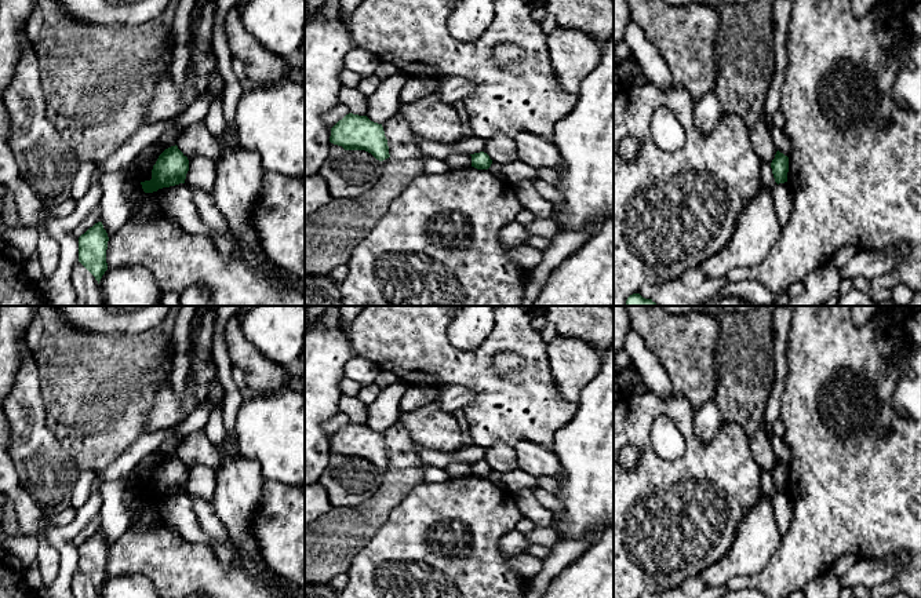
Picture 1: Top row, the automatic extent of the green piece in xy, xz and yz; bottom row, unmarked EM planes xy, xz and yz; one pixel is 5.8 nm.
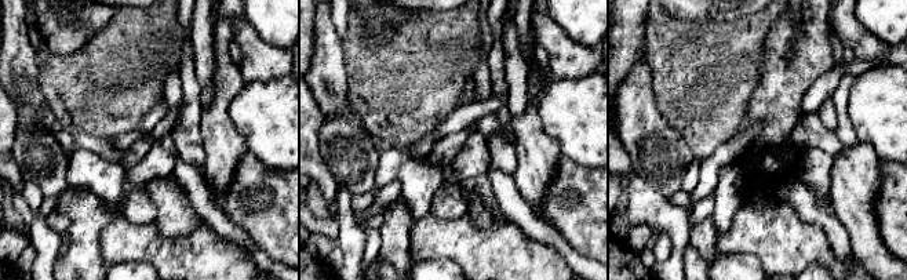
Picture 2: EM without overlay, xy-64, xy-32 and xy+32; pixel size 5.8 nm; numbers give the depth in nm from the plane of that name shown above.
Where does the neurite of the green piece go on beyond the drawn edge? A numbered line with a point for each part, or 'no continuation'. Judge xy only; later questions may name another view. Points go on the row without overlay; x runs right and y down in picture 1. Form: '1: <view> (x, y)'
no continuation

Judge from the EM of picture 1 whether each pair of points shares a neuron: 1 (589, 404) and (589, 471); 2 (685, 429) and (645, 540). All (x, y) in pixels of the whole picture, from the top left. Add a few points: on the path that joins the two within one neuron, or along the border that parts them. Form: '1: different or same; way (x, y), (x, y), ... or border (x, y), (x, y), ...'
1: same; way (589, 420), (589, 455)
2: same; way (692, 456), (692, 493), (673, 513)

